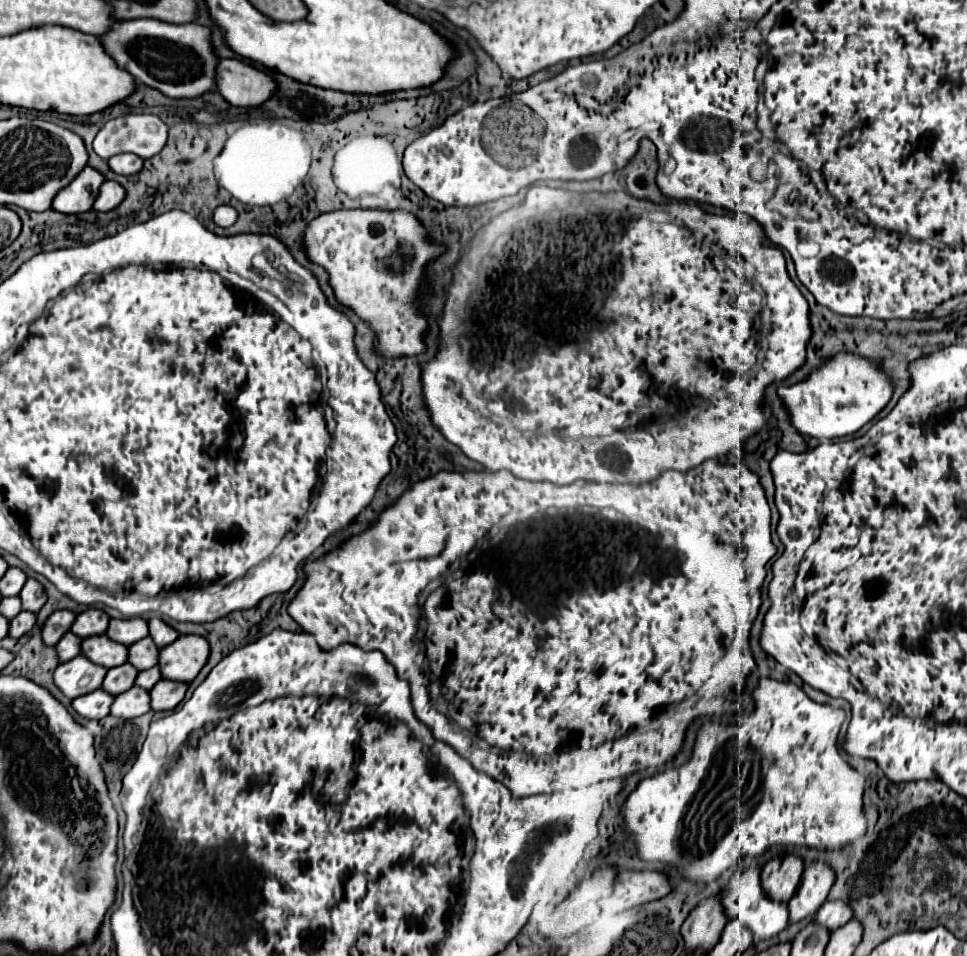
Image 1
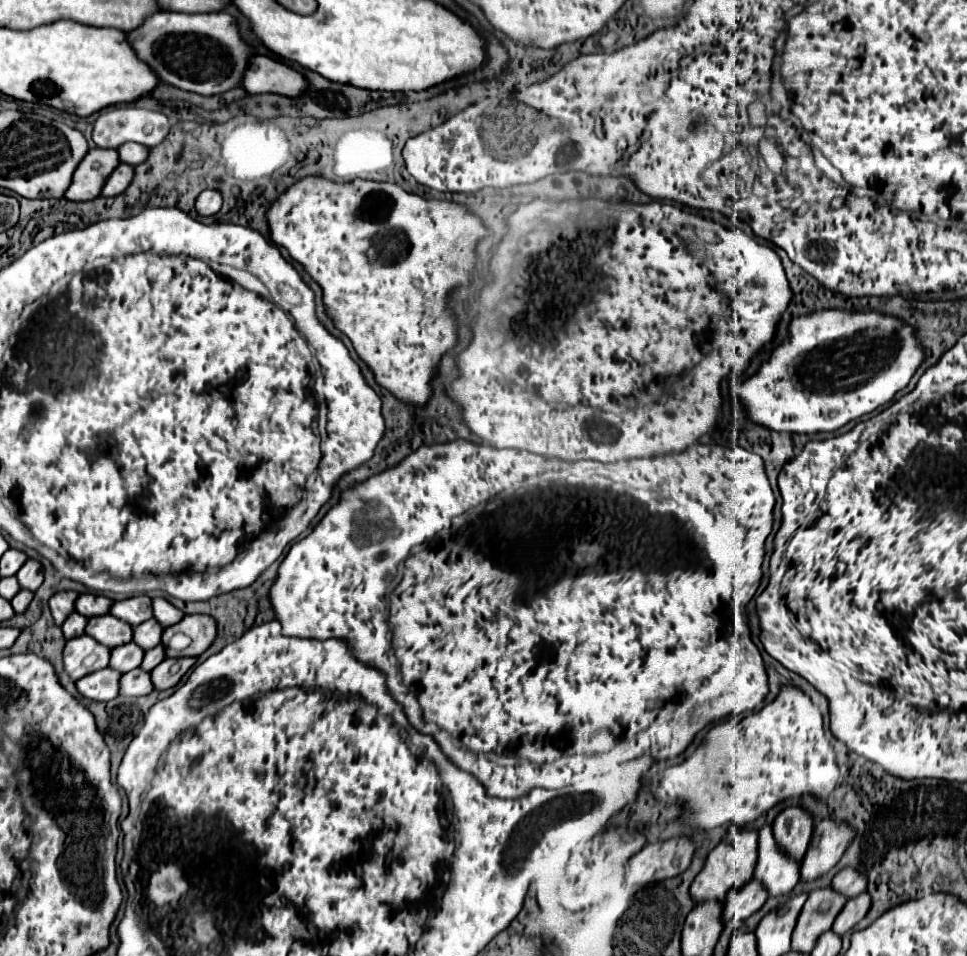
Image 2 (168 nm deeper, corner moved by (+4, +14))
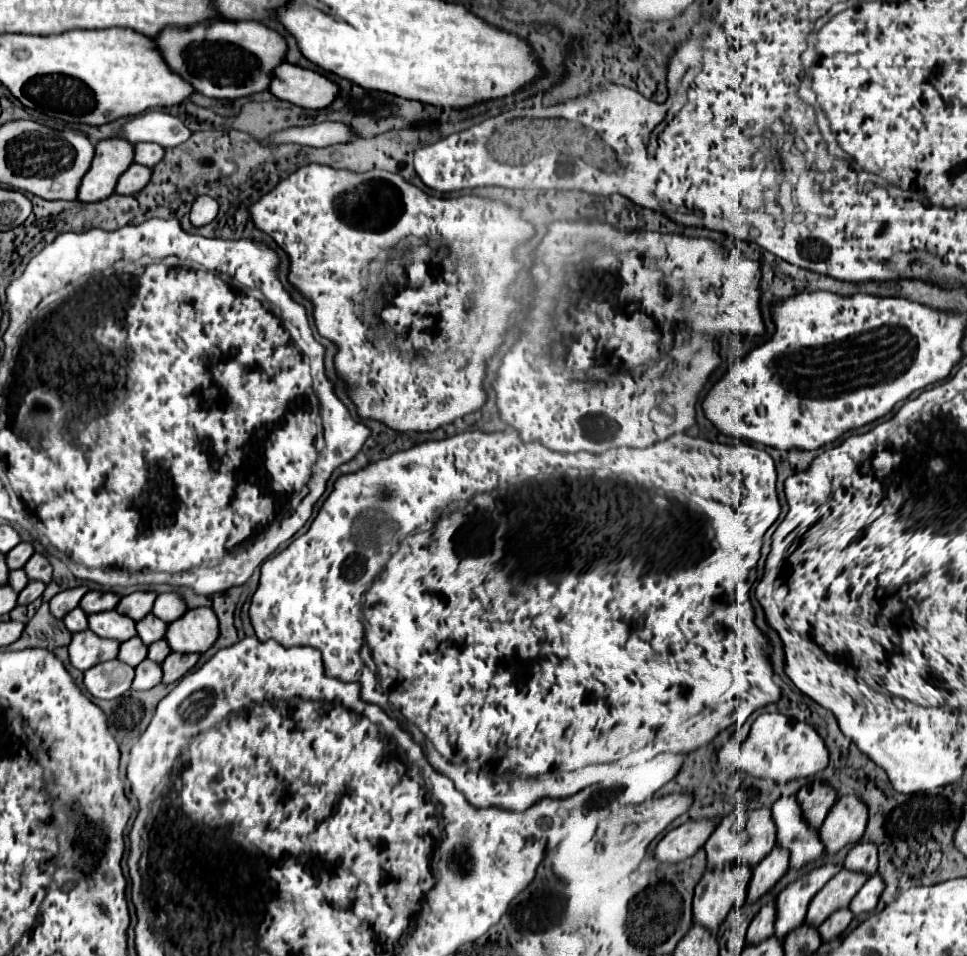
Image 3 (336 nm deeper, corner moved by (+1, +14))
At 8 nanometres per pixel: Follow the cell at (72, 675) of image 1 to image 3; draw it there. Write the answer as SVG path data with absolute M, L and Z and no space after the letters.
M84 629L72 635L72 643L68 645L70 663L76 669L86 671L96 663L114 659L118 655L118 647L120 647L120 641L108 641L108 639L96 637L96 633L92 633L90 629Z

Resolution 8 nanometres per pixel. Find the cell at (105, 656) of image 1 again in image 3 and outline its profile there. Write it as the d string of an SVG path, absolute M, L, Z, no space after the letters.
M108 611L108 613L94 613L88 615L88 627L106 639L118 639L118 641L128 641L130 637L136 635L136 627L134 621L116 613L116 611Z

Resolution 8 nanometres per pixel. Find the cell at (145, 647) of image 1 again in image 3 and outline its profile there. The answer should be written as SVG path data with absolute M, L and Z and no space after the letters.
M148 613L140 623L136 623L136 631L138 631L138 637L146 643L146 645L152 645L154 641L160 641L164 639L164 633L166 633L166 627L168 623L160 621L156 615Z

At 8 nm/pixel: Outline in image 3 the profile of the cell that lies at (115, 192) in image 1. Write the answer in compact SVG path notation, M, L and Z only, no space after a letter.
M132 163L128 167L128 171L118 179L116 193L120 193L120 195L134 195L134 193L142 191L148 185L150 177L152 177L152 169L150 167Z

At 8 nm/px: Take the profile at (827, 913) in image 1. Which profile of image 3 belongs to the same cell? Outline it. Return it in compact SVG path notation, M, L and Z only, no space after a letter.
M856 843L848 851L848 855L844 859L844 867L852 869L852 871L874 875L878 871L878 849L876 849L876 845Z

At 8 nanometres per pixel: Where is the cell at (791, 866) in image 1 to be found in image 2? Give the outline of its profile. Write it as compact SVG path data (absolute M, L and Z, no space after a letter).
M787 807L775 821L773 821L773 837L783 853L801 861L813 831L813 819L807 811L799 807Z

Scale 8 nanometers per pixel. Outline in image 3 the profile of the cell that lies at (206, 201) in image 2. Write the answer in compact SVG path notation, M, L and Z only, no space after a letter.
M202 195L194 201L192 205L192 211L190 211L190 223L194 227L202 227L202 225L208 225L210 221L214 221L214 217L218 215L218 203L208 197L208 195Z

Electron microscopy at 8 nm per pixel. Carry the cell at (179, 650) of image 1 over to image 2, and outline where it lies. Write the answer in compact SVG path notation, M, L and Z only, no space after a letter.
M185 615L177 625L171 625L163 631L163 645L167 645L175 633L189 635L193 643L183 651L165 651L167 657L199 657L213 643L217 627L209 615Z

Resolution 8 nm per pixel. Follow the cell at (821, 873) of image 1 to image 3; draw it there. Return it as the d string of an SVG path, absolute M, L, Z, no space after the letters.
M840 797L830 809L824 825L820 827L820 839L828 853L836 853L842 847L860 841L868 821L868 807L860 797Z

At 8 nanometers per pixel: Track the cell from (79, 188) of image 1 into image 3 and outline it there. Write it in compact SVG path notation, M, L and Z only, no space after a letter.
M112 137L96 143L96 155L92 167L82 179L78 199L94 203L110 197L118 183L118 177L134 163L134 145L122 137Z

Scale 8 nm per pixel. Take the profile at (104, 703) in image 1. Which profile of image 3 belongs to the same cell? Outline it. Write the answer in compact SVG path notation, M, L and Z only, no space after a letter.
M118 659L104 661L84 671L84 685L90 691L90 695L98 699L120 697L124 691L130 689L132 679L134 679L134 669Z

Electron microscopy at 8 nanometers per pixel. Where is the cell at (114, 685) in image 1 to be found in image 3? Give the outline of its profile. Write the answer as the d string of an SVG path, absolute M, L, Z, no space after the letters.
M132 637L130 641L124 641L120 645L120 653L118 659L128 663L130 667L136 667L138 663L142 663L146 659L146 645L140 641L140 637Z

